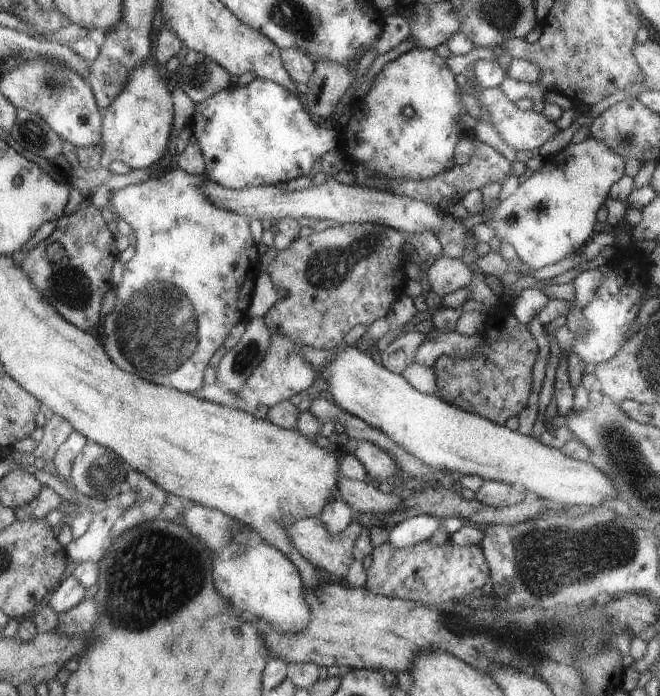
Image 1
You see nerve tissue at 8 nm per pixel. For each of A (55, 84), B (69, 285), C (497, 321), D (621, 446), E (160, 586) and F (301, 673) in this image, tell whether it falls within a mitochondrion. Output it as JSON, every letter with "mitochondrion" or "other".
{"A":"mitochondrion","B":"mitochondrion","C":"other","D":"mitochondrion","E":"mitochondrion","F":"other"}

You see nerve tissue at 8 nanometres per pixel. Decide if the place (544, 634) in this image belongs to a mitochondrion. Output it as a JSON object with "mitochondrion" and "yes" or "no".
{"mitochondrion":"yes"}

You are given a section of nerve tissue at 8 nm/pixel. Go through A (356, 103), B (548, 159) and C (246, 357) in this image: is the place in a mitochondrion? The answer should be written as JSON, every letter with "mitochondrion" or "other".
{"A":"other","B":"other","C":"mitochondrion"}

